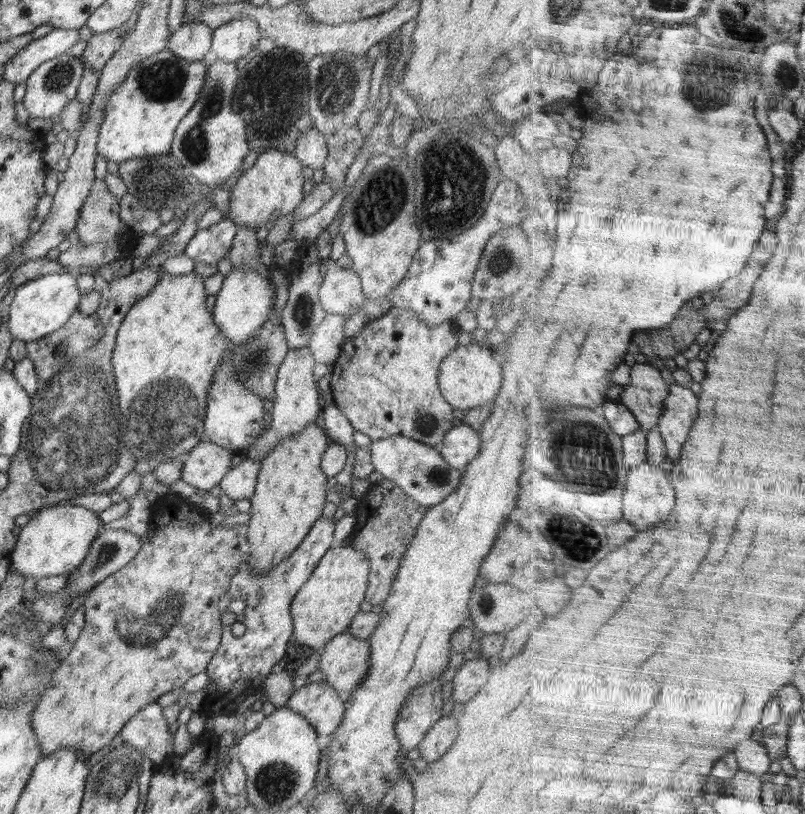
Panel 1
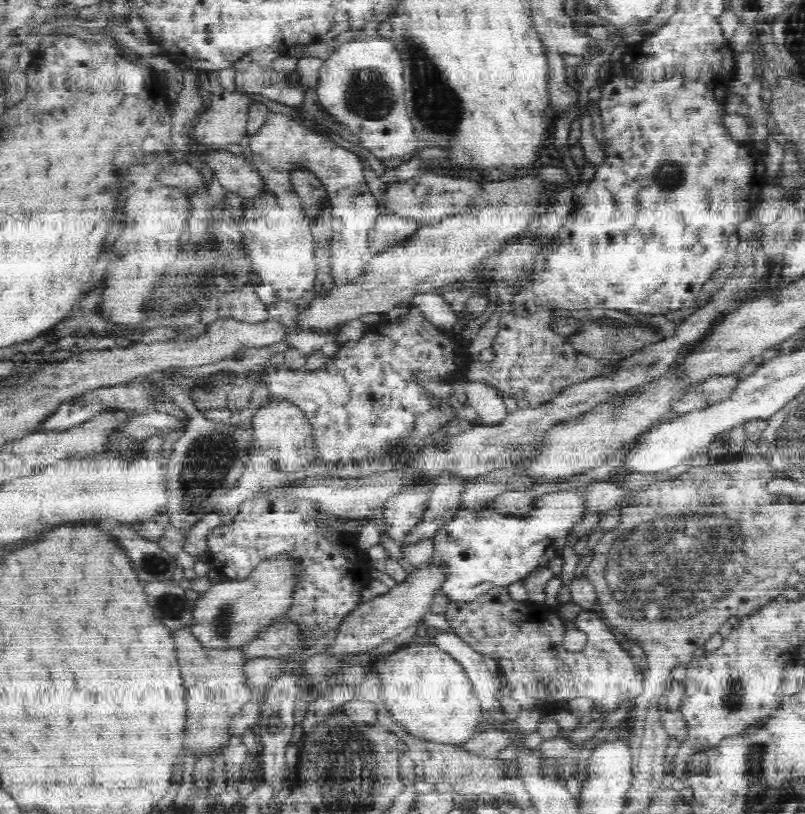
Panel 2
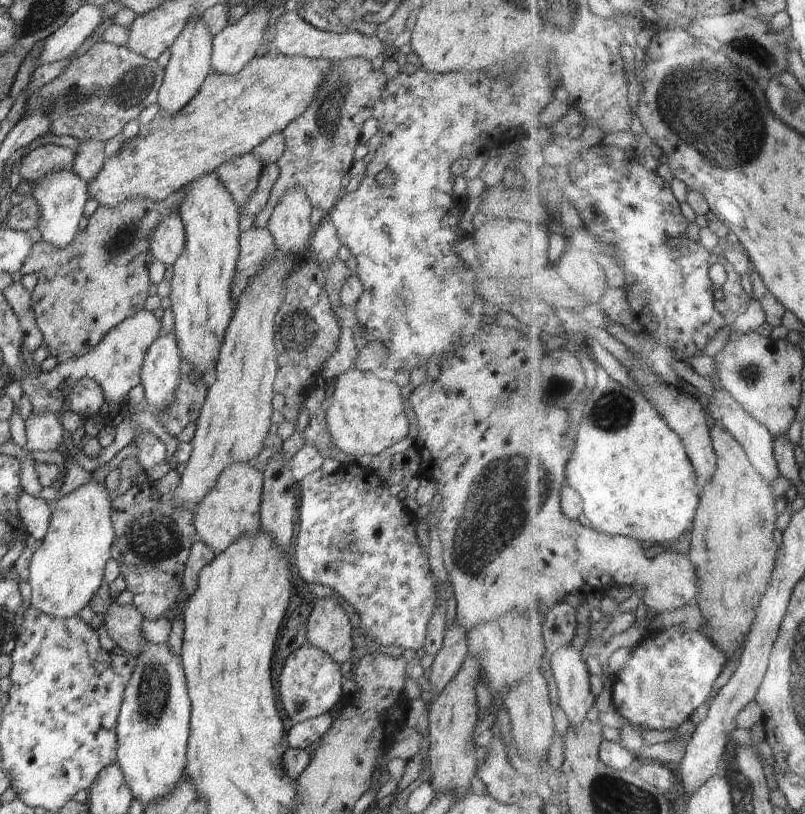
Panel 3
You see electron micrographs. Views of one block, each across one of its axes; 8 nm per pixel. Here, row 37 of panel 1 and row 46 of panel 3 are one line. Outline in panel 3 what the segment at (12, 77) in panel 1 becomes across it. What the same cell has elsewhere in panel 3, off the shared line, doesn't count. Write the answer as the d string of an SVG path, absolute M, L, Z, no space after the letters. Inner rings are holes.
M86 2L80 6L59 30L46 38L46 44L38 57L36 67L73 56L81 44L103 22L103 18L102 5L92 5Z

